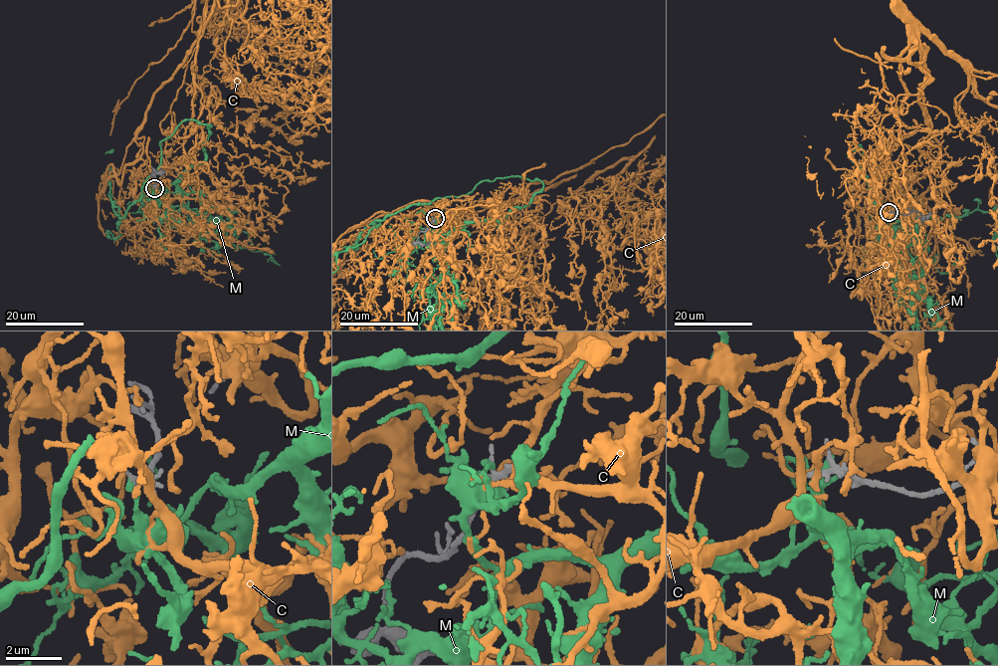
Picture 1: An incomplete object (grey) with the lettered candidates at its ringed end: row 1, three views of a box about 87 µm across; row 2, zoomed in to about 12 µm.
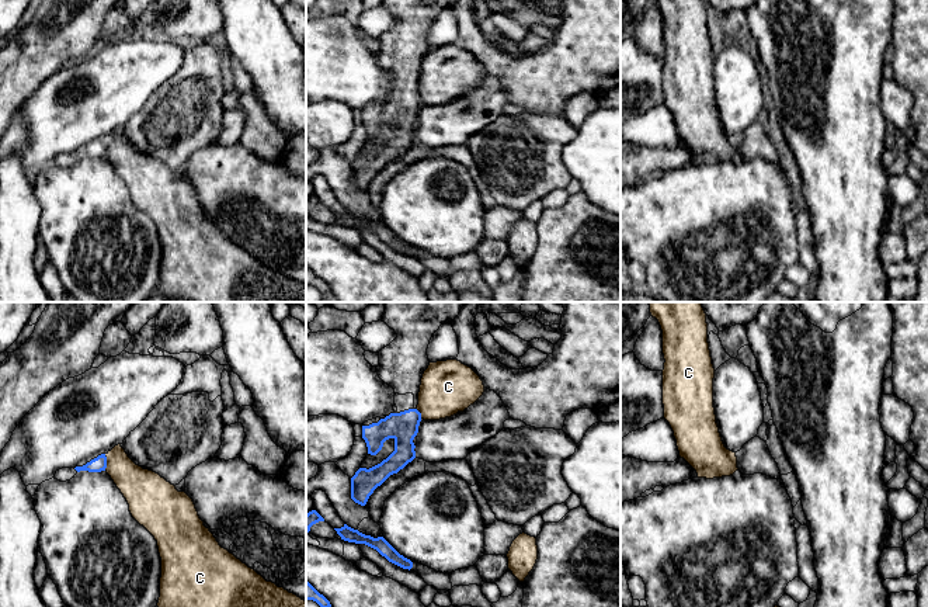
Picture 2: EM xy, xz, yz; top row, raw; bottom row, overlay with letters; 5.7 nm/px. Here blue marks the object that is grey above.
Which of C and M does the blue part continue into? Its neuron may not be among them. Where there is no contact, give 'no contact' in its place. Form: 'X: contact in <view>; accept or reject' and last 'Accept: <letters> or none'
C: contact in xy; reject
M: no contact; reject
Accept: none

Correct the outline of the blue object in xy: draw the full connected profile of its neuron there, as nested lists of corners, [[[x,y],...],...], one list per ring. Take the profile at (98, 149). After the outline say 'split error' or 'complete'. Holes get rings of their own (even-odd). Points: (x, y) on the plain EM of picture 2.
[[[101,139],[97,143],[87,148],[86,150],[76,152],[74,155],[77,157],[80,157],[80,156],[101,157],[101,156],[105,156],[105,153],[107,153],[107,142],[105,142],[105,139]]] | complete

